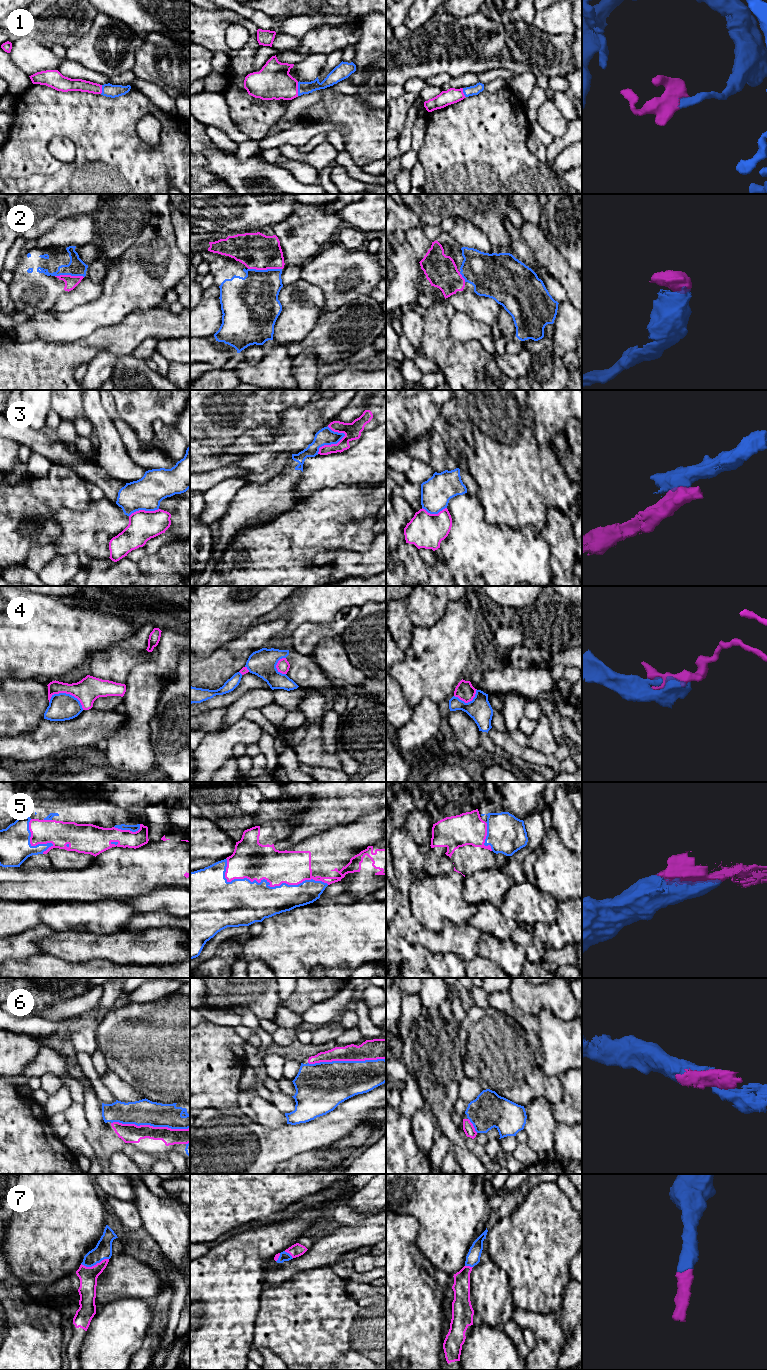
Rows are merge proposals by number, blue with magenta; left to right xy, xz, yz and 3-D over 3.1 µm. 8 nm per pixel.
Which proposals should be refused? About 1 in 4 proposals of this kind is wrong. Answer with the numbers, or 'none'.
3

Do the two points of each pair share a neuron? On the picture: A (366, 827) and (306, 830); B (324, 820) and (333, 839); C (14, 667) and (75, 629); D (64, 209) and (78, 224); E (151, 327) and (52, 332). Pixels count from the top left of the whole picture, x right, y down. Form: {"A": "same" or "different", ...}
{"A": "different", "B": "different", "C": "same", "D": "different", "E": "different"}

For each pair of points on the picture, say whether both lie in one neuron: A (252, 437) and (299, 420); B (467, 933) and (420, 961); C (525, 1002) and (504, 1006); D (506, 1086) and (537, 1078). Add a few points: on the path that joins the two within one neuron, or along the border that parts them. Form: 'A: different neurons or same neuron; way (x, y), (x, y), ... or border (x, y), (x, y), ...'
A: same neuron; way (264, 437), (282, 437), (287, 432)
B: different neurons; border (416, 943), (426, 948)
C: different neurons; border (508, 990), (512, 1002), (521, 1011), (534, 1014)
D: same neuron; way (514, 1085), (527, 1085), (529, 1083)

